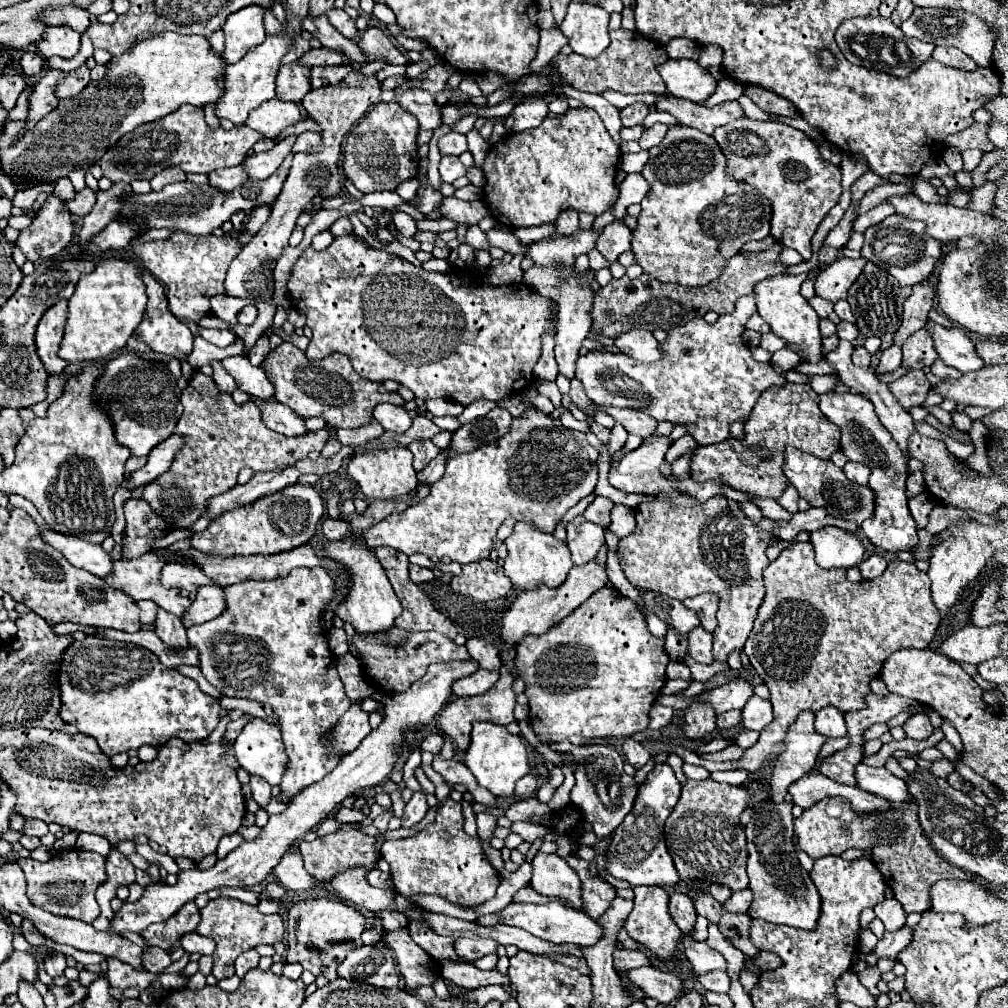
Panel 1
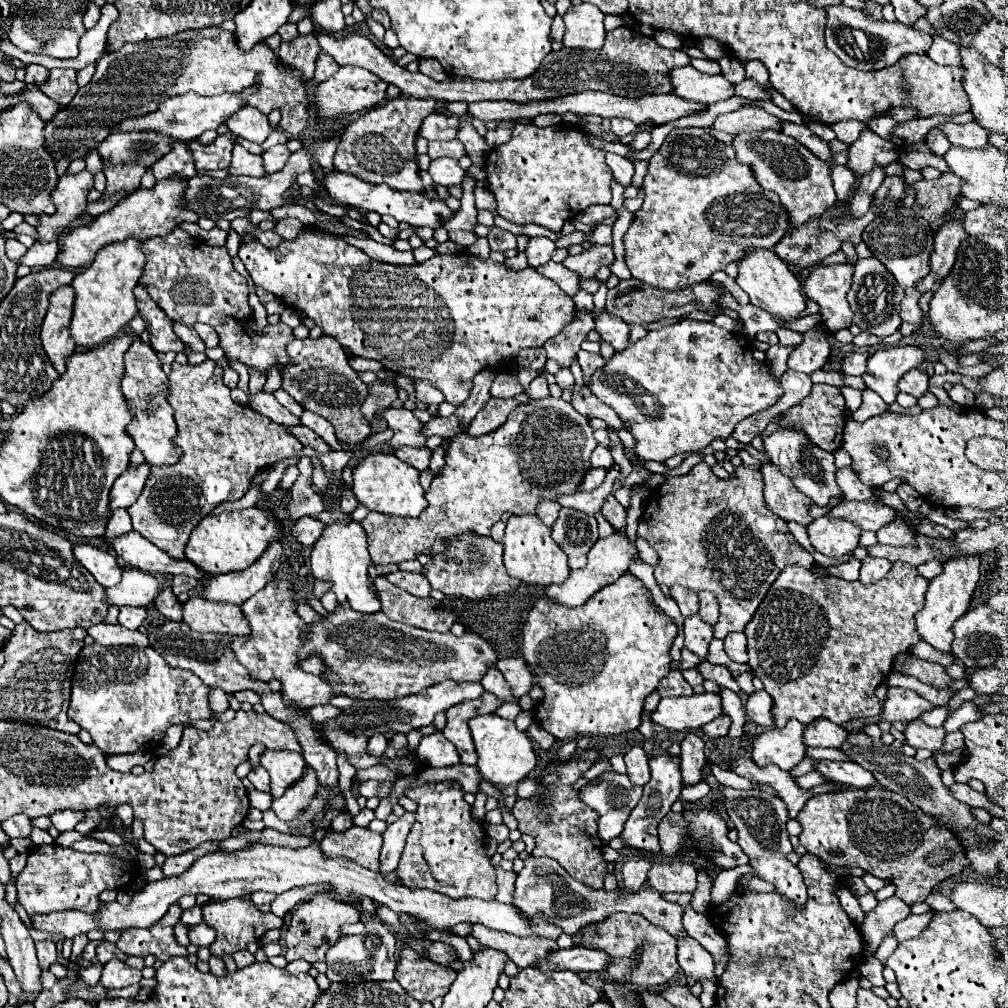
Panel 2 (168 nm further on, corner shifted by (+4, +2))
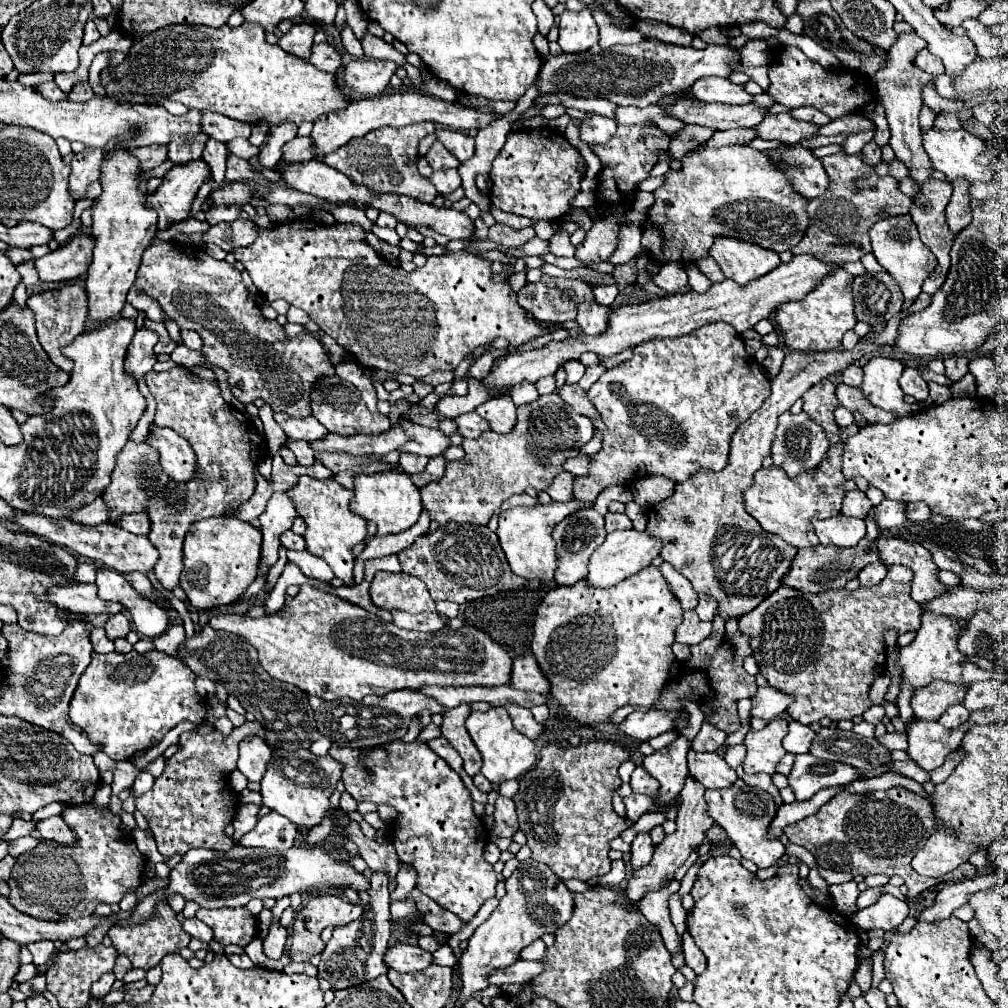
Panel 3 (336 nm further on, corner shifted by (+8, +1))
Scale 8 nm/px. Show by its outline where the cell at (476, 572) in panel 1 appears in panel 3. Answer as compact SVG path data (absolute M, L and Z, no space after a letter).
M449 521L433 533L421 535L399 555L401 571L419 577L435 601L469 603L499 591L517 589L525 579L511 573L497 535L487 525L455 525Z

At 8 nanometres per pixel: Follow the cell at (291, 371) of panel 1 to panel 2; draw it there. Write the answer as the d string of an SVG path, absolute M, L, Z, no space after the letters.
M321 336L317 340L293 340L287 346L287 356L291 358L291 364L287 364L287 368L283 370L281 388L305 410L317 412L319 416L327 418L335 426L335 434L341 442L363 442L371 432L359 408L369 394L369 386L359 378L359 372L349 366L349 358L343 346L331 336Z

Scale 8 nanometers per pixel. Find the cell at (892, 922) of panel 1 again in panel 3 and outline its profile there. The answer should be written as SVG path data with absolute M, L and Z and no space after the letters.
M885 893L877 899L875 905L857 911L853 915L853 923L865 931L869 929L885 929L891 931L903 923L903 919L909 915L909 907L905 901L897 899L891 893Z

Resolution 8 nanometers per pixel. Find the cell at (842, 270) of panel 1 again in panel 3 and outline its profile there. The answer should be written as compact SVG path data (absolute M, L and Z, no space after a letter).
M835 269L829 277L821 281L821 285L811 291L805 299L779 305L775 309L773 319L781 333L781 339L791 351L833 351L841 347L841 339L847 331L851 331L857 323L855 305L851 293L853 277L845 269Z

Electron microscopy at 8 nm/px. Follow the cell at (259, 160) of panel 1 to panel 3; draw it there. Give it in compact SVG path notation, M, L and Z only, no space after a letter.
M295 137L283 147L283 161L285 163L303 163L315 157L315 145L309 137Z

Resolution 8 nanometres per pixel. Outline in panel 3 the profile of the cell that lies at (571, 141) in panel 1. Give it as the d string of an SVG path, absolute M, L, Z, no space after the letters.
M541 127L535 131L511 131L507 135L505 147L499 151L499 155L493 161L491 169L491 193L489 199L491 203L513 215L529 217L529 219L549 219L549 221L559 221L567 211L569 211L569 201L579 193L579 183L581 183L581 173L577 171L579 165L579 151L557 131L549 127Z

